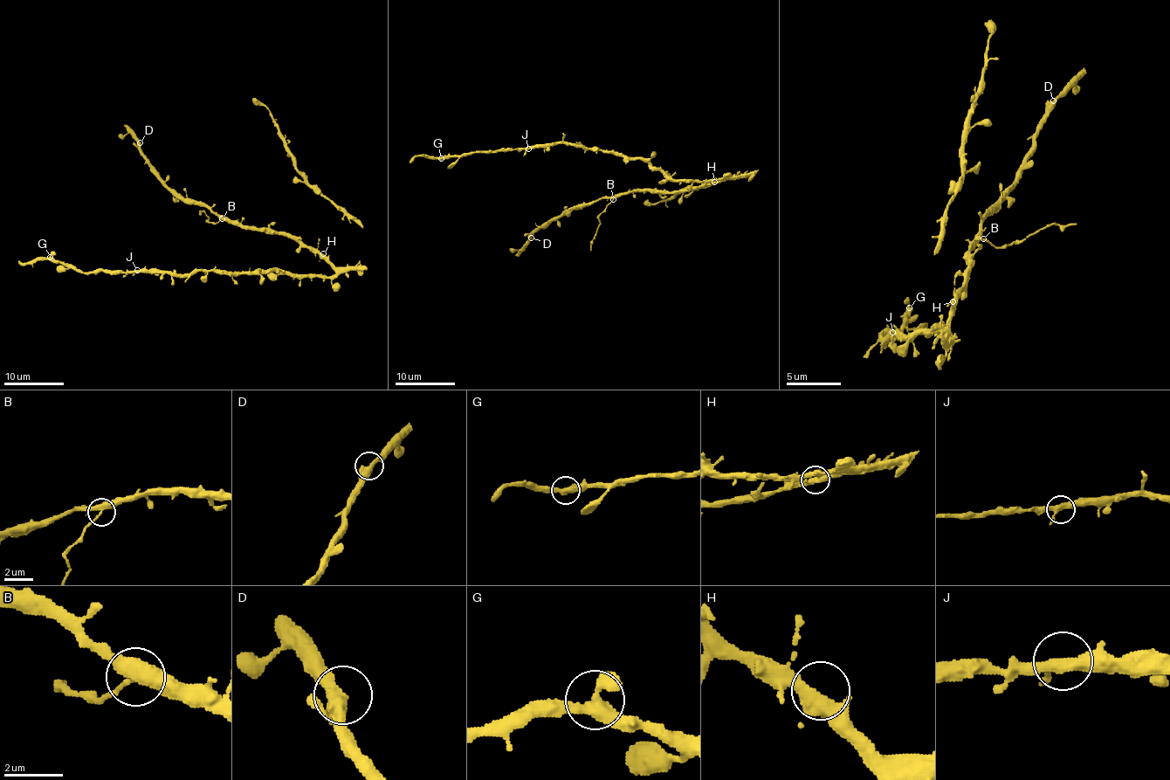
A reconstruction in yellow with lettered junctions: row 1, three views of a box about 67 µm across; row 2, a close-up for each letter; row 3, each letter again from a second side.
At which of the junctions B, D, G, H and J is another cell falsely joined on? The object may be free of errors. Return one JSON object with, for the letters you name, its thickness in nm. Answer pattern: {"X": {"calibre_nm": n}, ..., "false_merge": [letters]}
{"B": {"calibre_nm": 380}, "false_merge": ["B"]}

